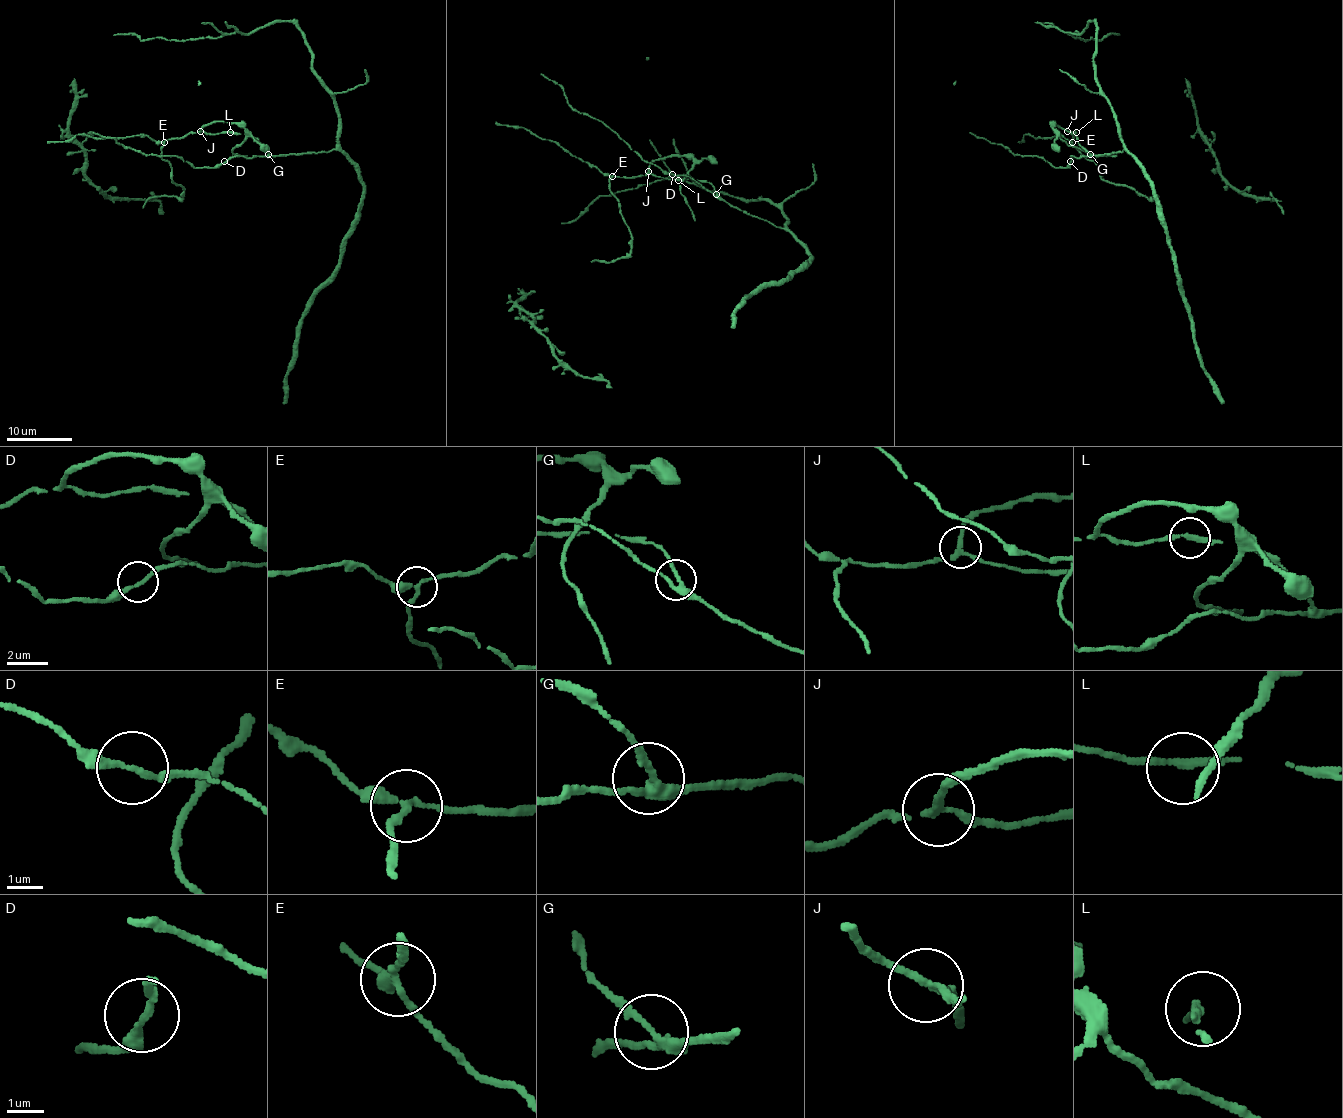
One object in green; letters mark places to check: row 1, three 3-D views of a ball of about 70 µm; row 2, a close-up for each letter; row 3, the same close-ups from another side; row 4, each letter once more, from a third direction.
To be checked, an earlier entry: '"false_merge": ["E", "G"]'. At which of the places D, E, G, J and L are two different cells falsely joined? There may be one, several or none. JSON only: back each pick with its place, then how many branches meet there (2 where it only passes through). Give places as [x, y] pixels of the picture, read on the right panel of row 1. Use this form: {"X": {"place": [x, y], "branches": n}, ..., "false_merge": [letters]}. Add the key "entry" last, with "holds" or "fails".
{"E": {"place": [1072, 142], "branches": 3}, "J": {"place": [1067, 131], "branches": 3}, "false_merge": ["E", "J"], "entry": "fails"}

